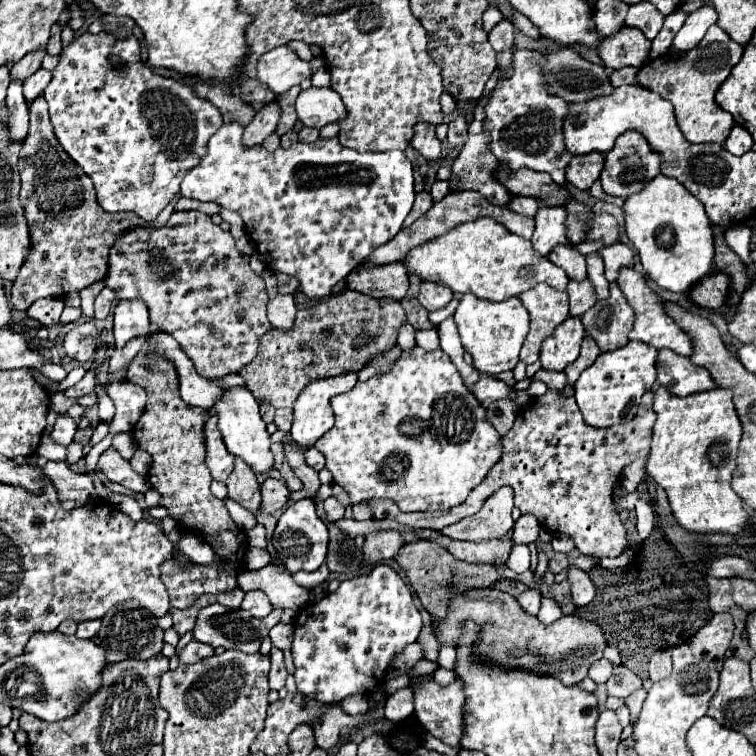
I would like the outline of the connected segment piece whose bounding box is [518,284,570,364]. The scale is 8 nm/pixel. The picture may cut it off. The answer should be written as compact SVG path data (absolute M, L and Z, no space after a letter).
M538 284L518 296L530 314L530 332L520 350L520 360L532 364L540 356L540 344L562 324L568 314L568 294L548 284Z

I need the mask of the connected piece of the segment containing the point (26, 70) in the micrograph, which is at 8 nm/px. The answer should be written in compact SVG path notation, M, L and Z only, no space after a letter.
M38 48L38 50L28 52L22 60L18 60L18 64L12 66L12 70L10 70L12 80L16 80L16 78L18 78L18 80L26 80L34 70L40 68L44 56L46 56L46 50L44 50L44 48Z

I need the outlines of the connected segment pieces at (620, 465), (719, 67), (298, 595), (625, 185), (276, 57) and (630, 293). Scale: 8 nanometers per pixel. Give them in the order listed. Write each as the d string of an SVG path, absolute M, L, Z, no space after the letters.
M548 390L544 396L532 398L518 412L514 426L502 440L502 460L462 504L444 512L402 512L394 500L370 500L368 504L376 520L396 518L396 522L410 528L442 530L476 514L498 488L510 486L514 490L514 504L522 514L534 514L542 524L550 524L550 532L572 536L582 554L596 558L620 556L630 548L630 540L626 526L612 506L612 490L628 464L650 454L652 426L656 422L652 404L654 392L650 390L642 396L642 404L628 424L590 428L584 424L574 398Z
M714 24L708 28L704 40L696 48L692 48L684 56L666 54L650 60L638 70L636 80L642 88L658 92L664 100L670 100L674 104L678 126L688 142L724 144L734 126L734 118L730 116L730 112L724 112L716 104L714 96L720 84L730 76L730 70L740 62L742 54L744 48L740 44L734 44L734 40L730 40L730 36L726 36L726 32L722 32L722 28Z
M274 564L262 570L244 570L238 574L238 588L244 592L262 590L268 594L274 608L300 610L310 600L310 590L298 586L288 570L278 570Z
M626 130L624 134L618 136L614 148L610 152L606 152L606 162L604 162L600 182L602 182L602 188L606 194L618 196L618 198L628 198L628 196L640 192L640 188L644 188L658 174L660 174L660 156L650 148L648 140L638 130Z
M278 46L258 58L258 80L268 84L274 94L282 94L312 76L308 62L300 60L290 46Z
M622 268L618 284L620 284L626 300L632 304L634 314L636 314L634 328L628 334L630 340L646 342L646 344L650 344L650 346L654 346L658 350L660 348L670 348L670 350L674 350L676 354L682 354L682 356L690 356L692 354L692 338L666 314L662 296L646 284L646 278L640 272L636 272L632 268Z

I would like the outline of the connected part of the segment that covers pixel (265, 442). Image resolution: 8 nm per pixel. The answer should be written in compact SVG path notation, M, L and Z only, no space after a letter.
M228 388L224 390L222 400L214 406L218 412L218 430L224 436L226 448L230 454L242 458L256 474L268 474L274 468L274 454L270 452L270 434L266 432L266 422L260 418L258 402L246 388Z

